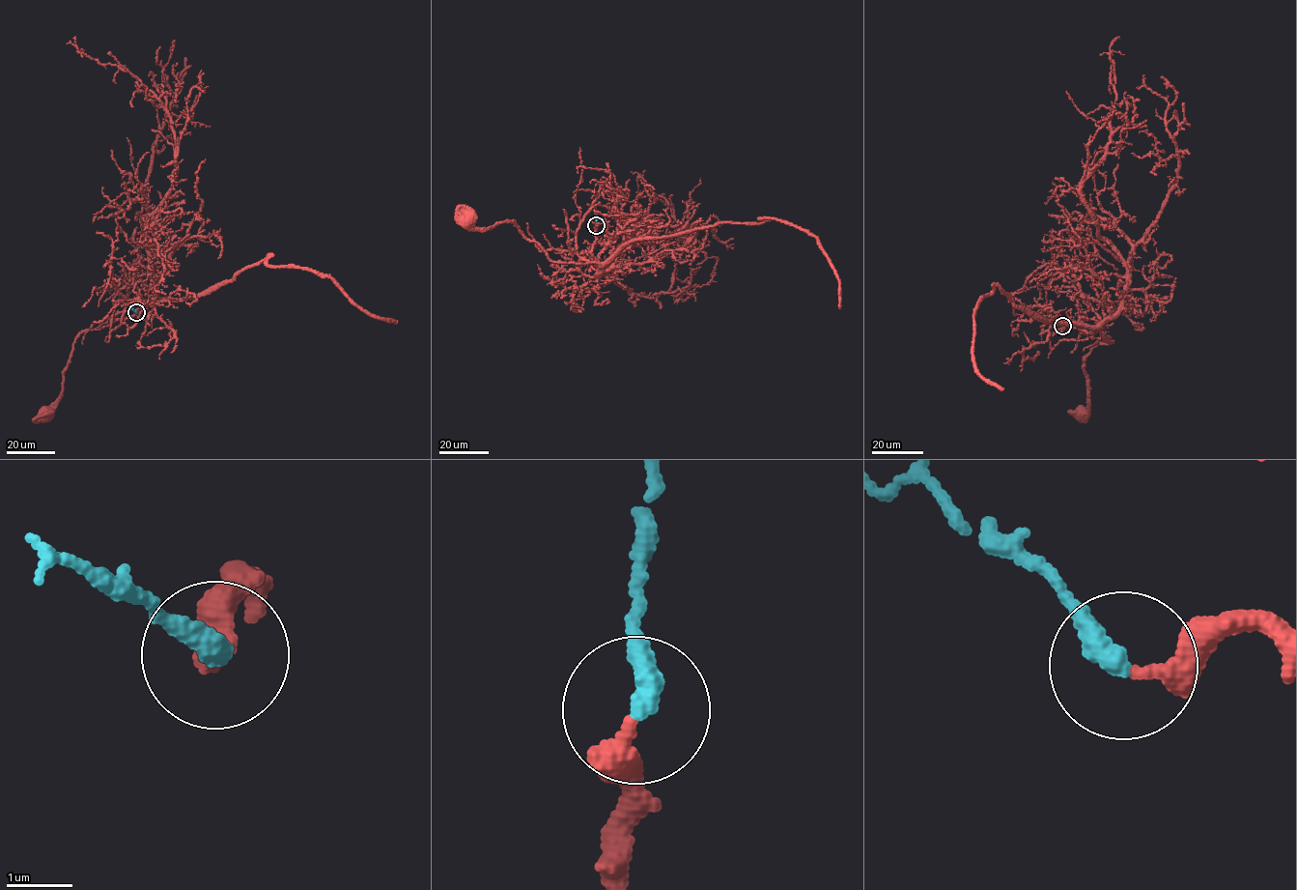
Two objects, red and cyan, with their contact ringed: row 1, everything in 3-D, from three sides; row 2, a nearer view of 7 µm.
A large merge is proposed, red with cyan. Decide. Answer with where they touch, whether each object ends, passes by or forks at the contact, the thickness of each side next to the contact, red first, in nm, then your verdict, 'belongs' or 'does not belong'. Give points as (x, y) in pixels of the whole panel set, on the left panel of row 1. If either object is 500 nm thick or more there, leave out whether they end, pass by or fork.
(136, 312) | red ends | cyan ends | 320/360 nm | belongs

